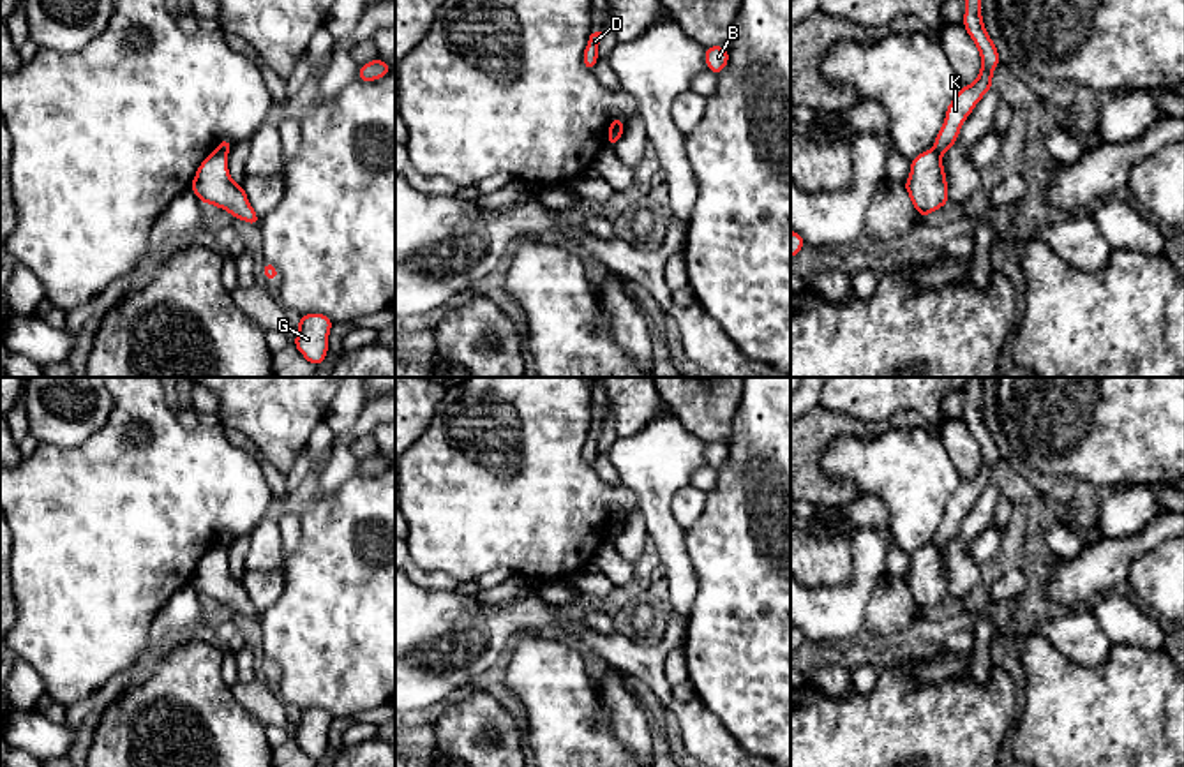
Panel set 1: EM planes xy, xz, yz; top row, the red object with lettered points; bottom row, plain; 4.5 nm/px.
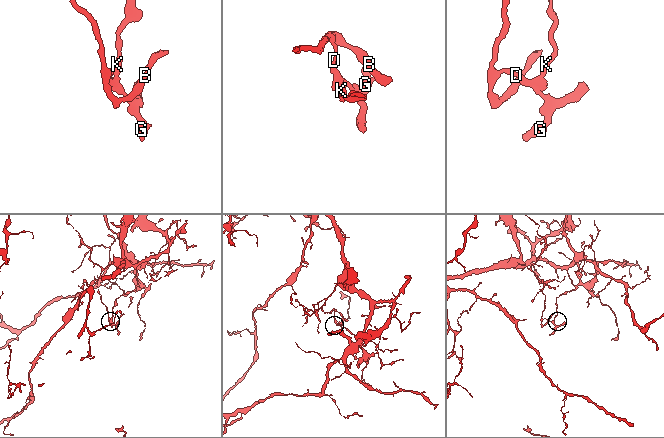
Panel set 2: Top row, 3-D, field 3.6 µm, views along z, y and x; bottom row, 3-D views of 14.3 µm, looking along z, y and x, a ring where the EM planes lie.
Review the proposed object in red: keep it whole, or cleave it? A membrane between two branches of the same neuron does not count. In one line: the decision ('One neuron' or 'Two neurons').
Two neurons

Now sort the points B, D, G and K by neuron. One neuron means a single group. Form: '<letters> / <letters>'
B D G / K

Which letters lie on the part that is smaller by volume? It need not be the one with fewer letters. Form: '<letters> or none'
K

